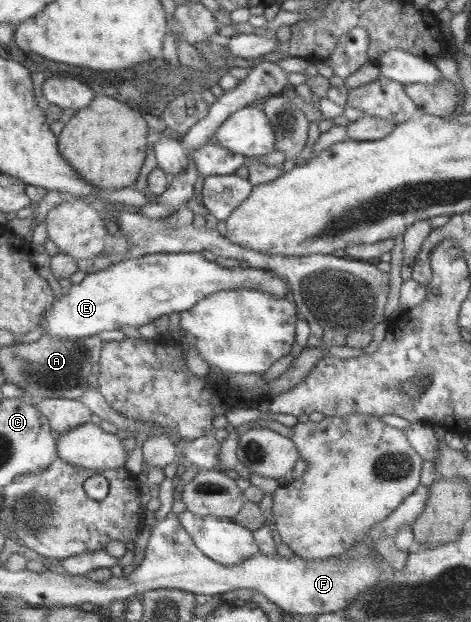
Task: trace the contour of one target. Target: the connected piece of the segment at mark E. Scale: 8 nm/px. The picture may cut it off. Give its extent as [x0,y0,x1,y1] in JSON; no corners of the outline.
[42,251,290,340]

